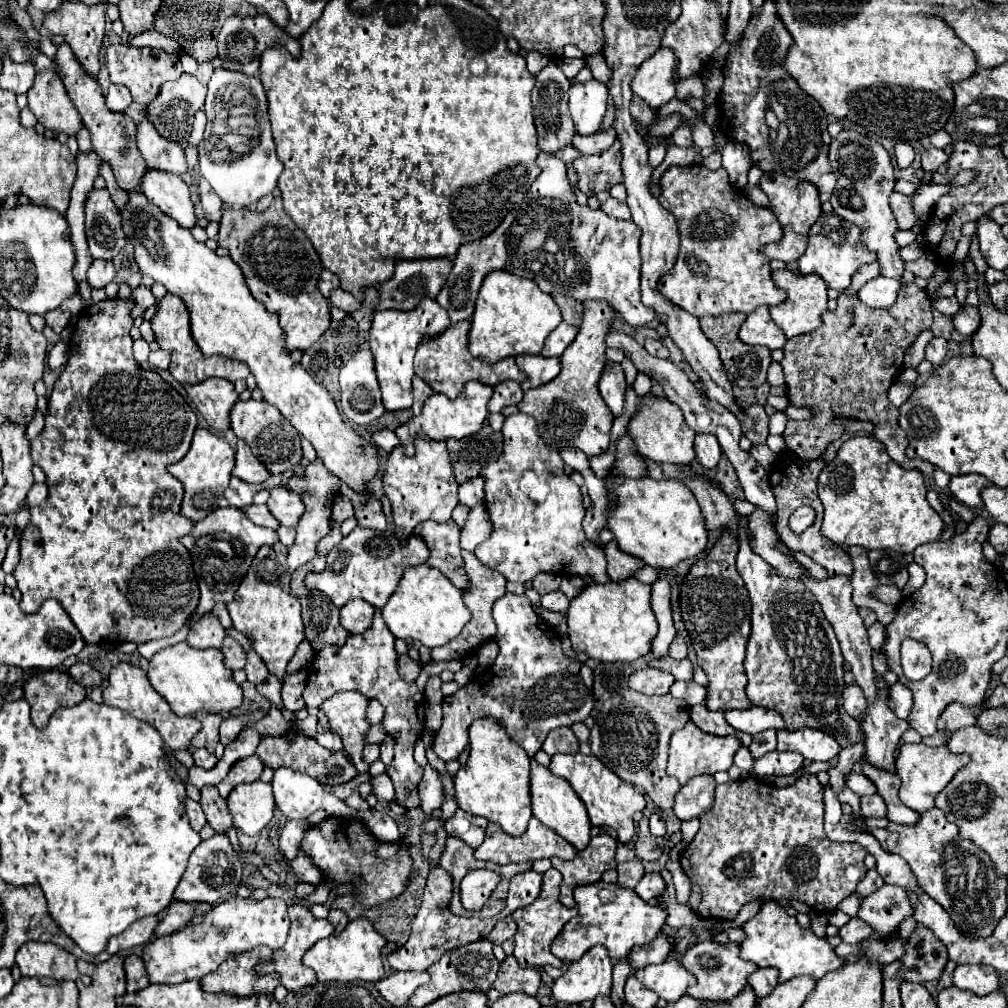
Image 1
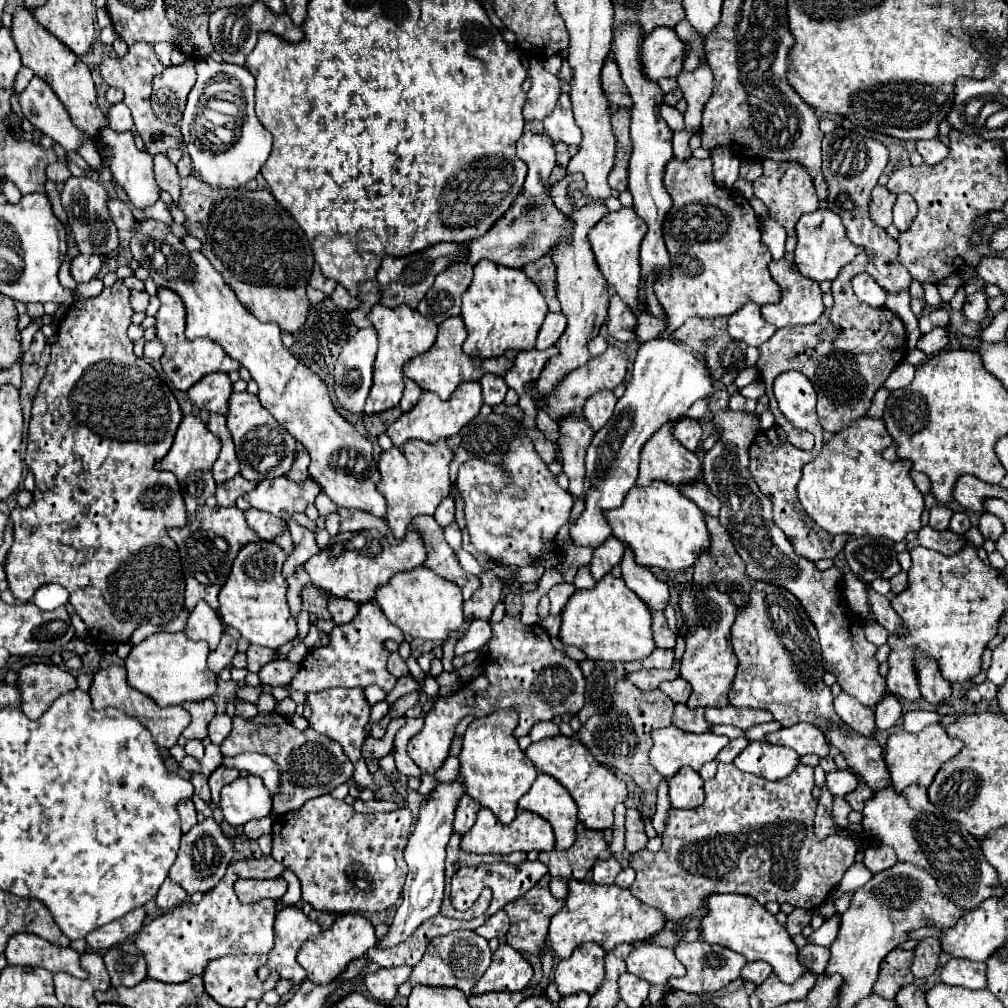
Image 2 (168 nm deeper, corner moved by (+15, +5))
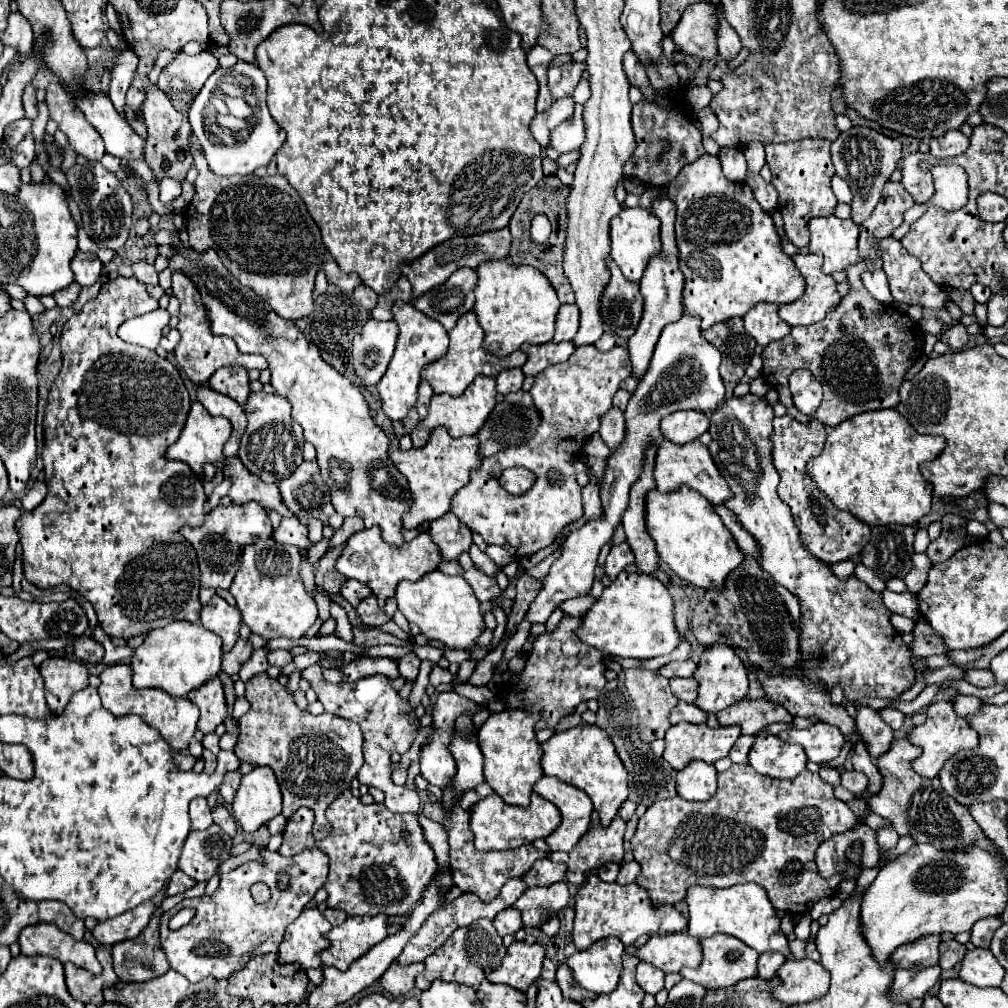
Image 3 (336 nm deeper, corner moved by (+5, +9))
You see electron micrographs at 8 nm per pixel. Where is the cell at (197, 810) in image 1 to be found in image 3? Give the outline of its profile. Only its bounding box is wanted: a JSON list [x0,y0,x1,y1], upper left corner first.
[189,798,213,830]

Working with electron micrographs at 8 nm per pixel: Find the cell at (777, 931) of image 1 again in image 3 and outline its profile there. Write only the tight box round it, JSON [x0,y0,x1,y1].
[685,884,791,958]

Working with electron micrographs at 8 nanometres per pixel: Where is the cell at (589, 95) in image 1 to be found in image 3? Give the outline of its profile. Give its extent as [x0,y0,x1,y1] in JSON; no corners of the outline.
[551,104,585,154]

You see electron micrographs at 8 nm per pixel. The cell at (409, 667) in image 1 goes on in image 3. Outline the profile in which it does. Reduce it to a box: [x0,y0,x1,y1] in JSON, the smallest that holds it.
[399,654,421,680]

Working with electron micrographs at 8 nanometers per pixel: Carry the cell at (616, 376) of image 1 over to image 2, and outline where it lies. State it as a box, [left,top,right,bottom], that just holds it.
[583,390,617,430]

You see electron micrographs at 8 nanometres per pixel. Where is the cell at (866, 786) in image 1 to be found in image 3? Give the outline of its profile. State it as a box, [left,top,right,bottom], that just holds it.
[841,772,867,796]

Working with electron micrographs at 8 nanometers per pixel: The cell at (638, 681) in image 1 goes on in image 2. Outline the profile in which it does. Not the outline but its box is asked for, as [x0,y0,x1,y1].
[627,668,679,692]

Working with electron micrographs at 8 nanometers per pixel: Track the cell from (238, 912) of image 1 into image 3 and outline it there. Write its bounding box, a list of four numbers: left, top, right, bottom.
[161,848,329,984]

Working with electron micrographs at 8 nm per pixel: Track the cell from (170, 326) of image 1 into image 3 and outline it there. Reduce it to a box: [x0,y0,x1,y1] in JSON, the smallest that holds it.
[173,272,269,384]

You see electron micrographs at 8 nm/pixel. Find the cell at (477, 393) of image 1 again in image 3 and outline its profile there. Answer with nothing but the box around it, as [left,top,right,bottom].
[411,376,495,448]

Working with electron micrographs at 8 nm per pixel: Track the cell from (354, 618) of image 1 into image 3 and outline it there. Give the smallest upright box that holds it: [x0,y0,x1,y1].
[341,580,371,608]

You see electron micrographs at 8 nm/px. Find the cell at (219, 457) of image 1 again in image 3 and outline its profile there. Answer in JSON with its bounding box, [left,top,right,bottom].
[167,402,231,496]

